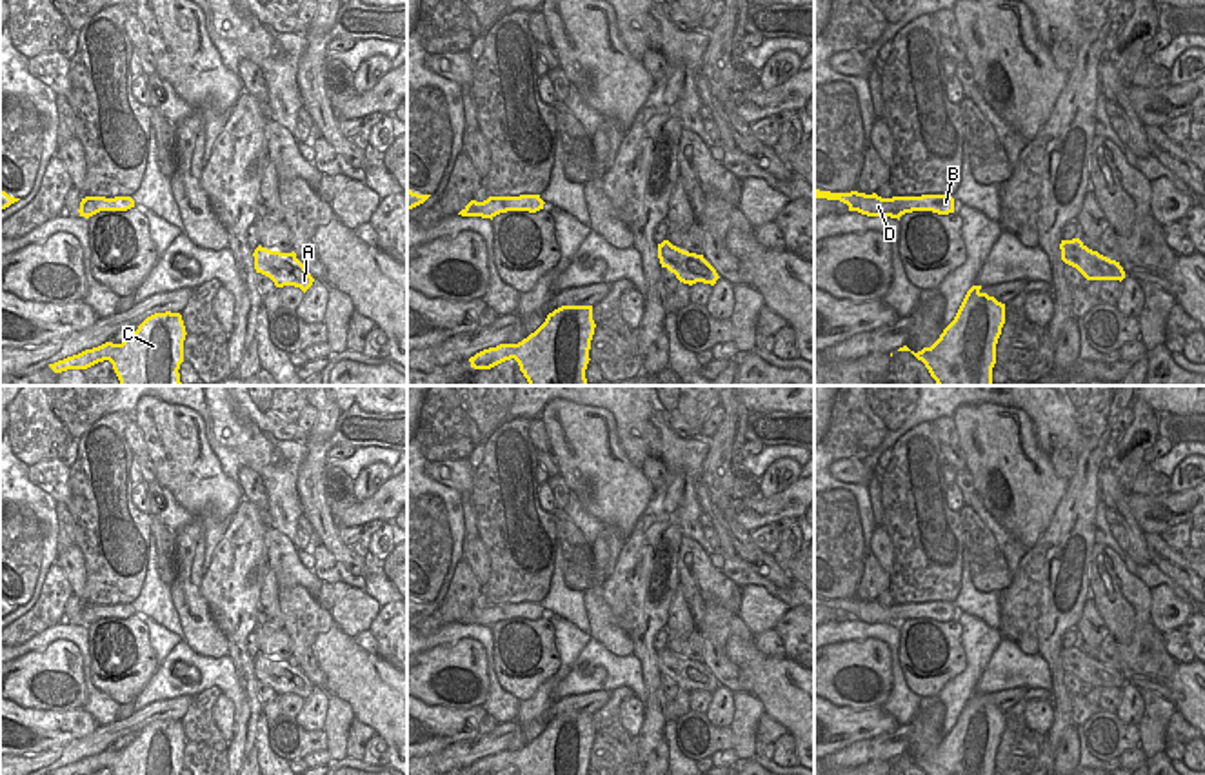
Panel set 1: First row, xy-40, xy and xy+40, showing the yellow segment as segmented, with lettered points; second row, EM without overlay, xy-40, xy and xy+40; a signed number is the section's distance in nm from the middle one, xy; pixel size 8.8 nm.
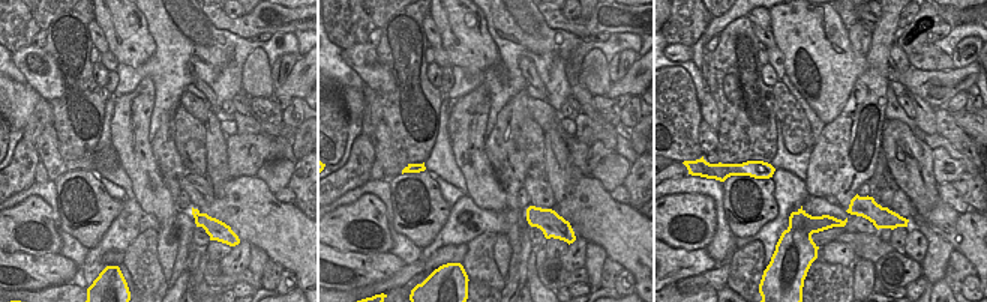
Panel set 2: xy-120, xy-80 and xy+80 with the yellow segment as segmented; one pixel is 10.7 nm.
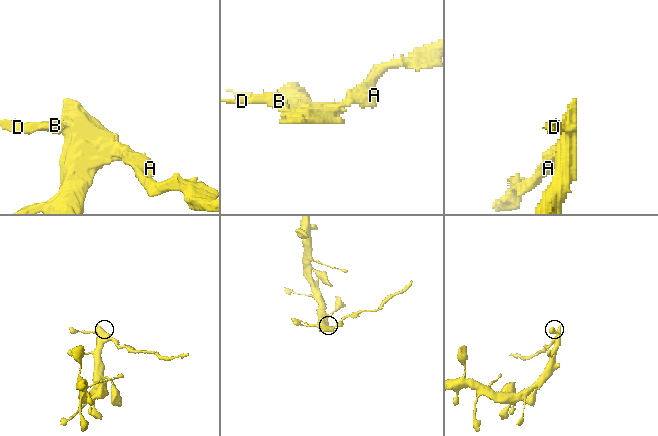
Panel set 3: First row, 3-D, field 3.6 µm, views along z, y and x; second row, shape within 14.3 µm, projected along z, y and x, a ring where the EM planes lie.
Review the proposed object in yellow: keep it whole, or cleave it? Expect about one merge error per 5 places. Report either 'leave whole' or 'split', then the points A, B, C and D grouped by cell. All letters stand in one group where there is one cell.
split; A / B C D

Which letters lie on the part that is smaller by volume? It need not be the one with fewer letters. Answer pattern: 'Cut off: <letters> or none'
Cut off: A.

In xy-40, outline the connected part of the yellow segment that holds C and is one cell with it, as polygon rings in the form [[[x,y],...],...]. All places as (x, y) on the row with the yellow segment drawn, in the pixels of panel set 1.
[[[154,313],[147,317],[122,344],[105,342],[98,347],[85,349],[78,355],[49,364],[49,367],[55,373],[62,373],[67,369],[87,369],[98,362],[109,360],[120,386],[182,386],[178,369],[184,362],[185,335],[180,313]]]

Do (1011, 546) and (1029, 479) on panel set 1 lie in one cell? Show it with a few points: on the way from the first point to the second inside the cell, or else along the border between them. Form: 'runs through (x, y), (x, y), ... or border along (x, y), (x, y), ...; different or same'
border along (984, 506), (1027, 550); different

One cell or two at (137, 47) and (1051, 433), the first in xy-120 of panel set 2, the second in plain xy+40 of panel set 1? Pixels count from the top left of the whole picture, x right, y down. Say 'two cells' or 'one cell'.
two cells

